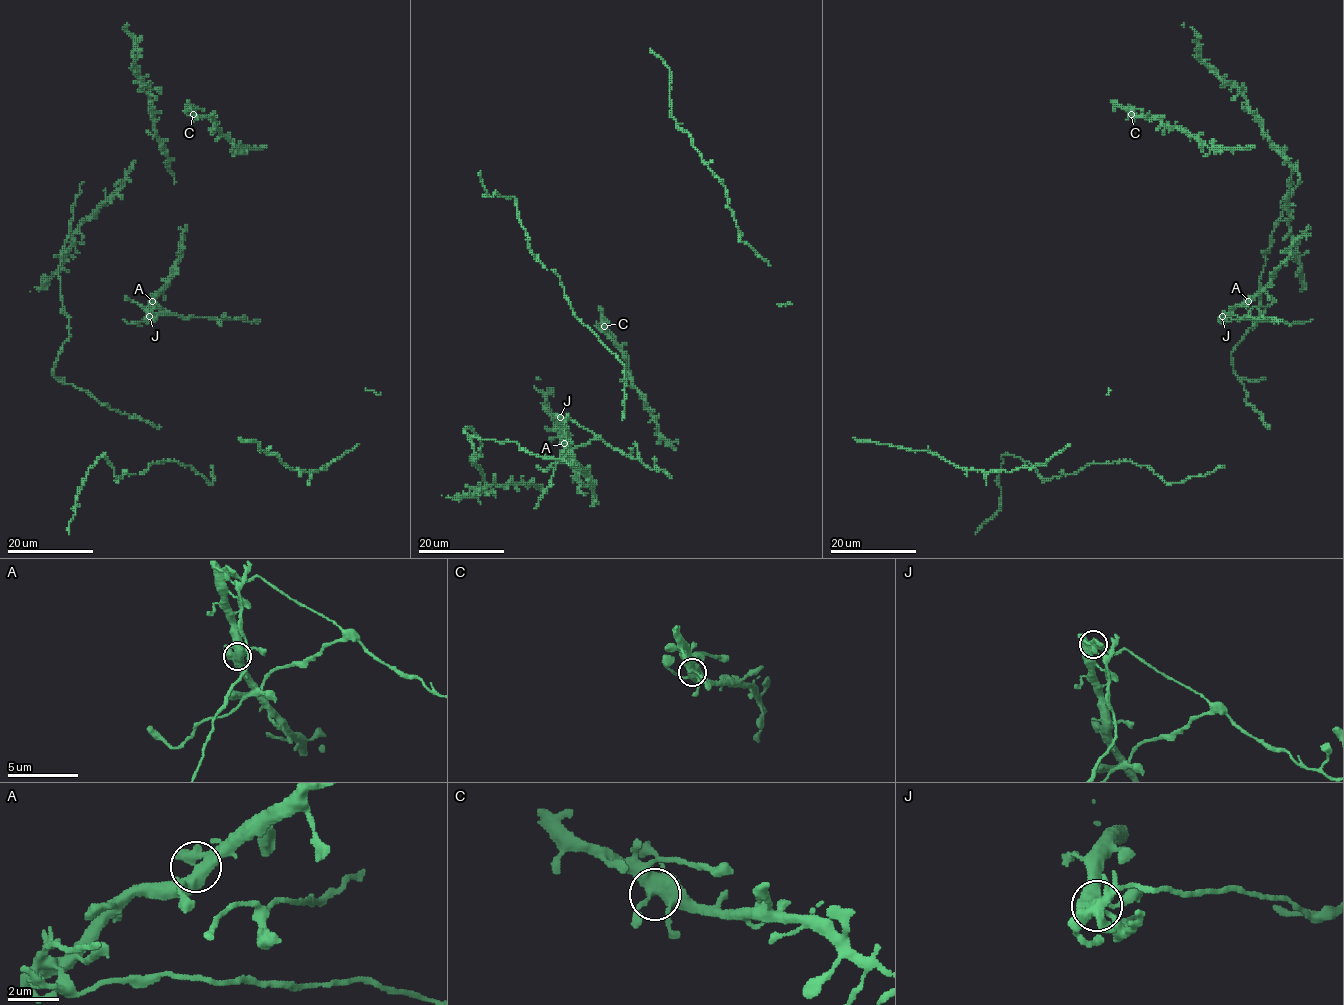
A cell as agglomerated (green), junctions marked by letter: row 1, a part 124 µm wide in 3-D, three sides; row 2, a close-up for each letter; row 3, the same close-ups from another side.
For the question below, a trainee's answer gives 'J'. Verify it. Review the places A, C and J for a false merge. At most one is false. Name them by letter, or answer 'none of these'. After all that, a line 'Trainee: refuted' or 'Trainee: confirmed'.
J
Trainee: confirmed

